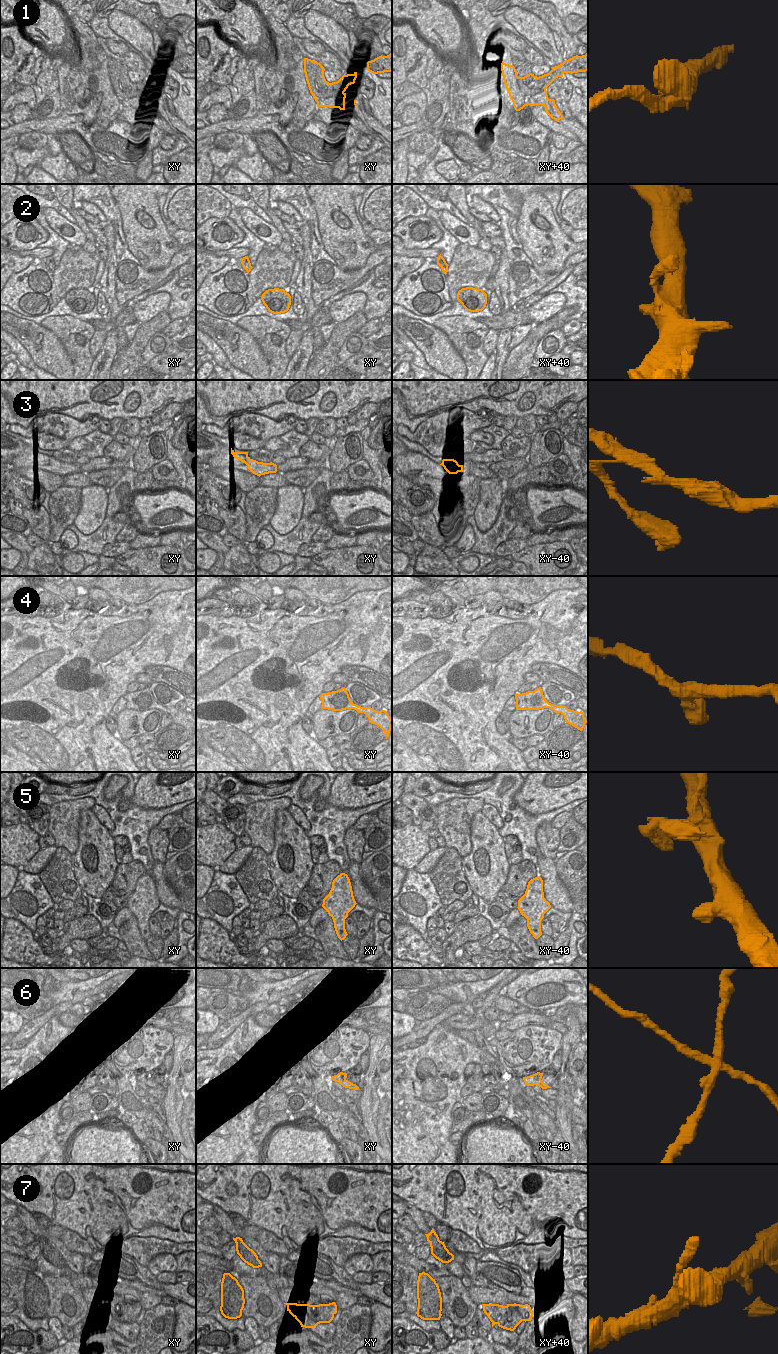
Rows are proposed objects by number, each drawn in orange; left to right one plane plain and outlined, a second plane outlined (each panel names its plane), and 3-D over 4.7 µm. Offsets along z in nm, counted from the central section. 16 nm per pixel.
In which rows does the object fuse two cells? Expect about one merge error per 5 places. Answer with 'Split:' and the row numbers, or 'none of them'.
Split: 1, 3, 6

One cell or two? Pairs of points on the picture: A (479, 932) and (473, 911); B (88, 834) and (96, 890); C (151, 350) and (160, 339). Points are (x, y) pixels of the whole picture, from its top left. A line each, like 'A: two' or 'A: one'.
A: two
B: one
C: one

